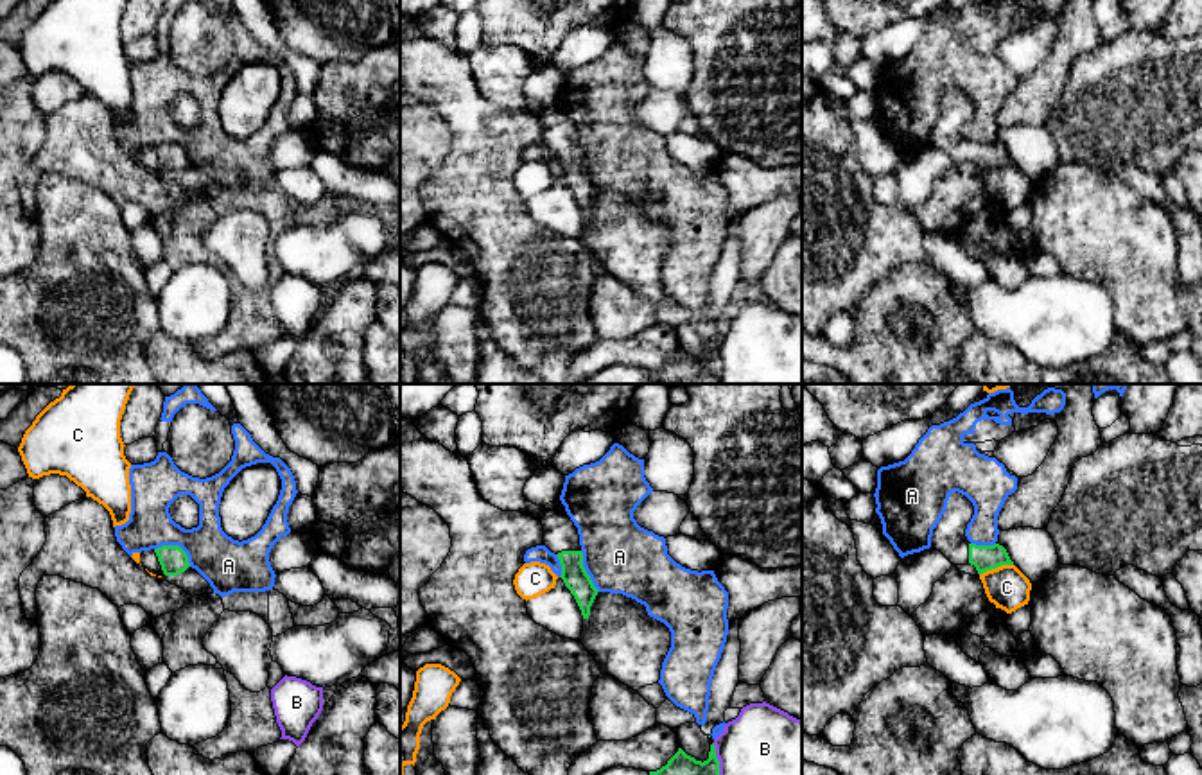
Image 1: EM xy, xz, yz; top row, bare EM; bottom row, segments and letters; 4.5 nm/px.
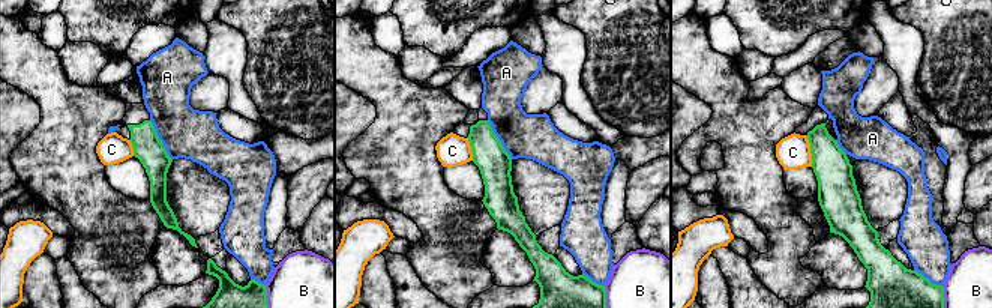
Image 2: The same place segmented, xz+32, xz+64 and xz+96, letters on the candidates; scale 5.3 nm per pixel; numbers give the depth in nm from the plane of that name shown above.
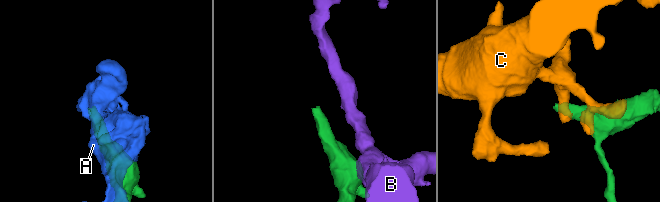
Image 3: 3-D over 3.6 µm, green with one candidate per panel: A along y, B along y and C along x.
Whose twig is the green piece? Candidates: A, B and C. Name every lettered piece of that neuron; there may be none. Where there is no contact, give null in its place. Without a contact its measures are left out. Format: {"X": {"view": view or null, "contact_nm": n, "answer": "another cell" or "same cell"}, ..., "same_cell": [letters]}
{"A": {"view": "xy", "contact_nm": 190, "answer": "another cell"}, "B": {"view": "xz", "contact_nm": 150, "answer": "another cell"}, "C": {"view": "yz", "contact_nm": 160, "answer": "another cell"}, "same_cell": []}

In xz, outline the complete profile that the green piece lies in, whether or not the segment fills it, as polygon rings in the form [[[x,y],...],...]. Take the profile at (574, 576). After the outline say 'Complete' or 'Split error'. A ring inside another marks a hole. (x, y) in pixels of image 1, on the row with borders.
[[[481,443],[466,461],[484,501],[502,511],[527,513],[542,522],[544,545],[558,556],[560,578],[574,596],[583,619],[588,619],[599,590],[583,567],[578,527],[569,515],[545,509],[524,497],[524,486],[538,466],[515,447],[490,447],[486,443]]]. Split error

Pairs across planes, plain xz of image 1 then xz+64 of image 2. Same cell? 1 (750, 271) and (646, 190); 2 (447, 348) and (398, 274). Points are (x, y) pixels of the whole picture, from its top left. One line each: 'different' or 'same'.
1: same
2: different

